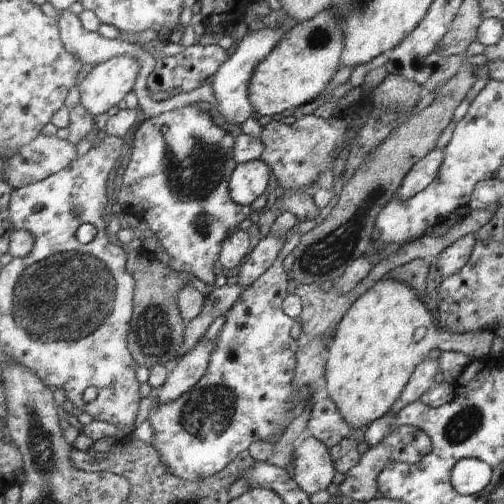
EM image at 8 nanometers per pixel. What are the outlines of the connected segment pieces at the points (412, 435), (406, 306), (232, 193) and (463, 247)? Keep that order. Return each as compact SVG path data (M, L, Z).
M389 427L388 433L383 435L377 444L370 446L366 452L360 455L357 464L353 465L345 474L343 481L337 485L338 494L336 499L347 496L357 502L367 502L373 499L376 492L376 478L378 472L388 463L397 461L400 463L416 463L419 459L431 452L431 444L424 440L424 435L413 428Z
M385 277L358 296L336 326L327 344L323 395L333 402L341 418L350 426L351 432L360 432L375 419L387 414L407 384L413 369L427 358L429 350L438 348L440 351L457 351L469 361L485 359L489 356L494 335L495 332L492 331L453 334L441 332L412 288L405 283Z
M260 158L236 164L228 181L228 194L238 205L250 205L265 192L269 180L269 167Z
M466 234L440 252L439 258L435 262L441 278L455 274L468 261L472 246L475 244L474 238L474 234Z

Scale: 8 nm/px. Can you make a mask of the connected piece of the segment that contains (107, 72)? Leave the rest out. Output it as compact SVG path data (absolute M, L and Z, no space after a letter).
M121 55L92 67L92 70L78 86L80 93L79 104L89 109L91 114L99 116L109 112L113 106L125 100L129 92L136 90L138 80L141 80L142 62L137 56Z

